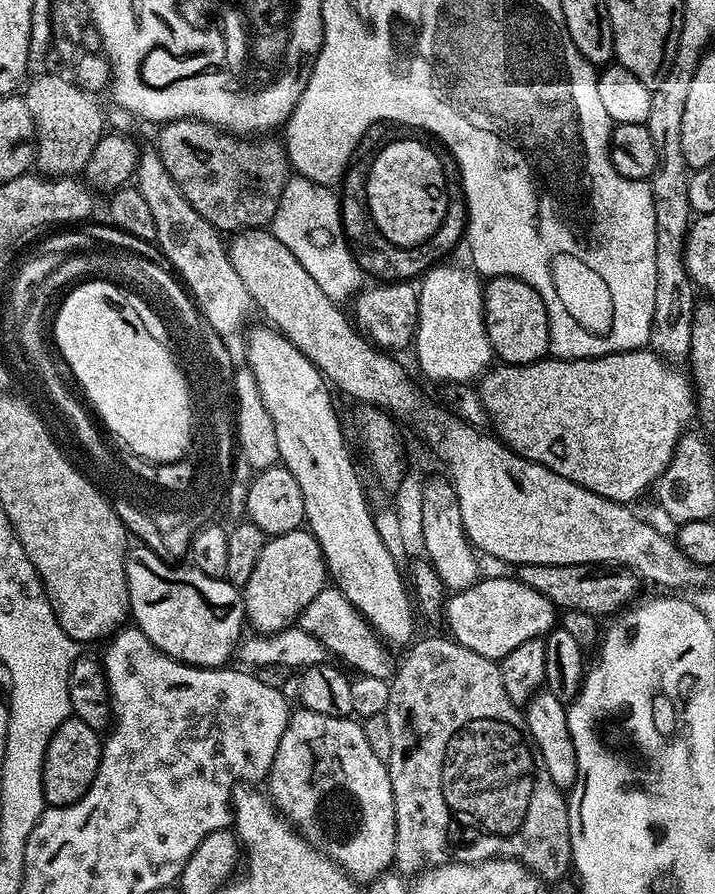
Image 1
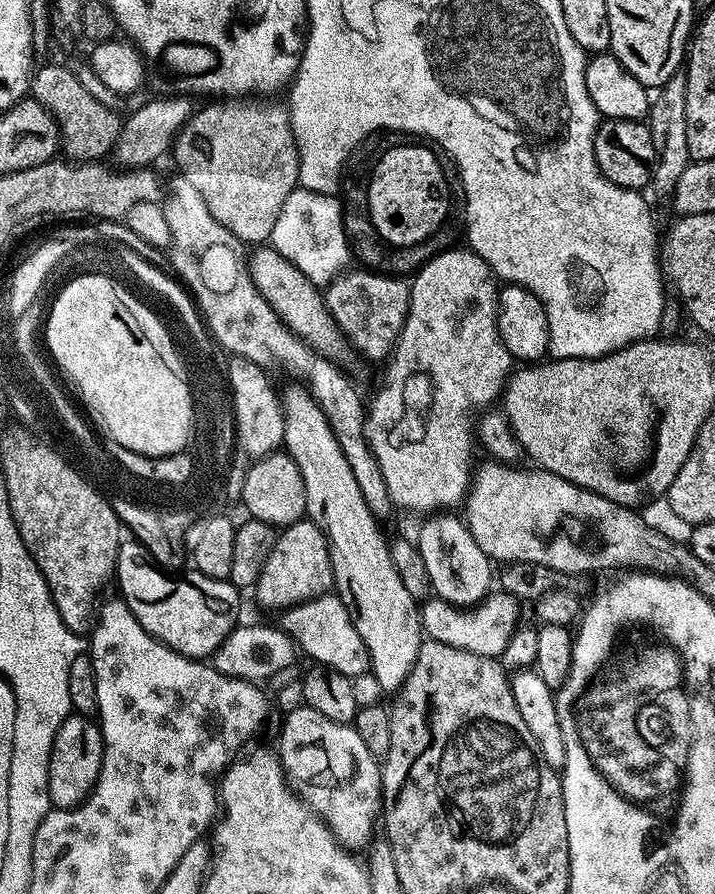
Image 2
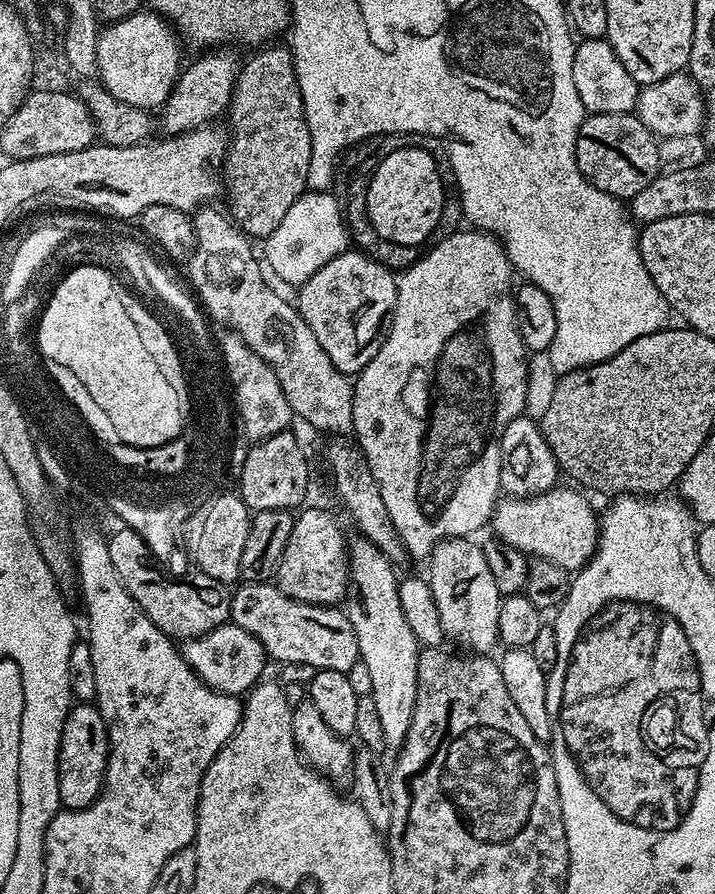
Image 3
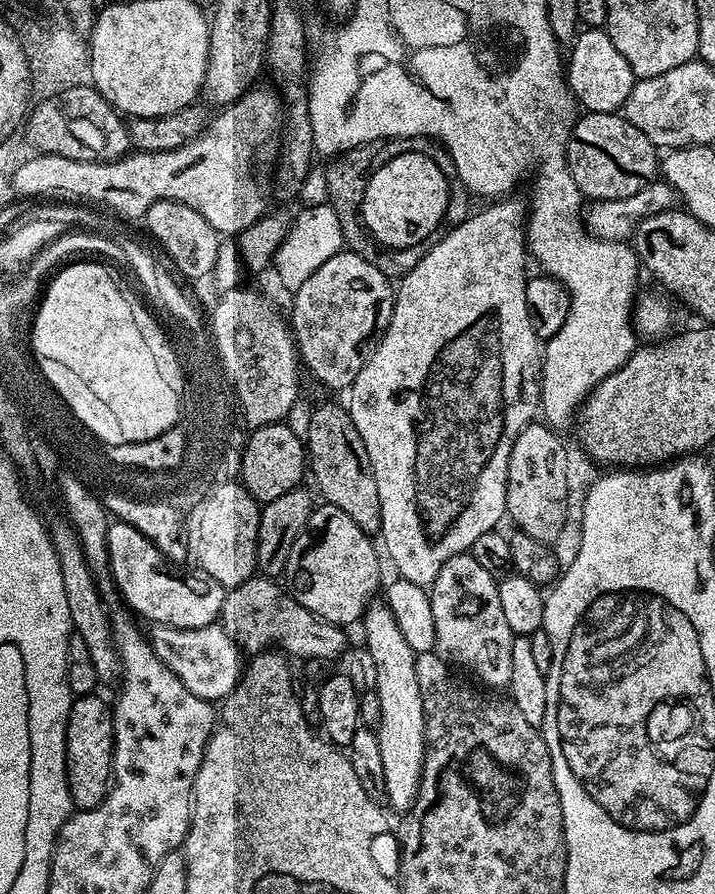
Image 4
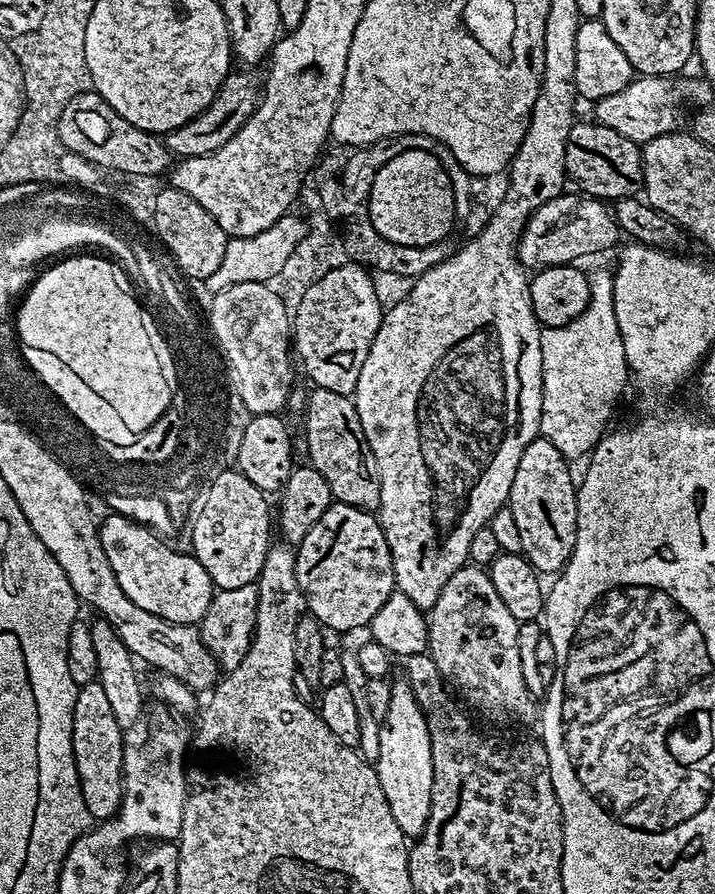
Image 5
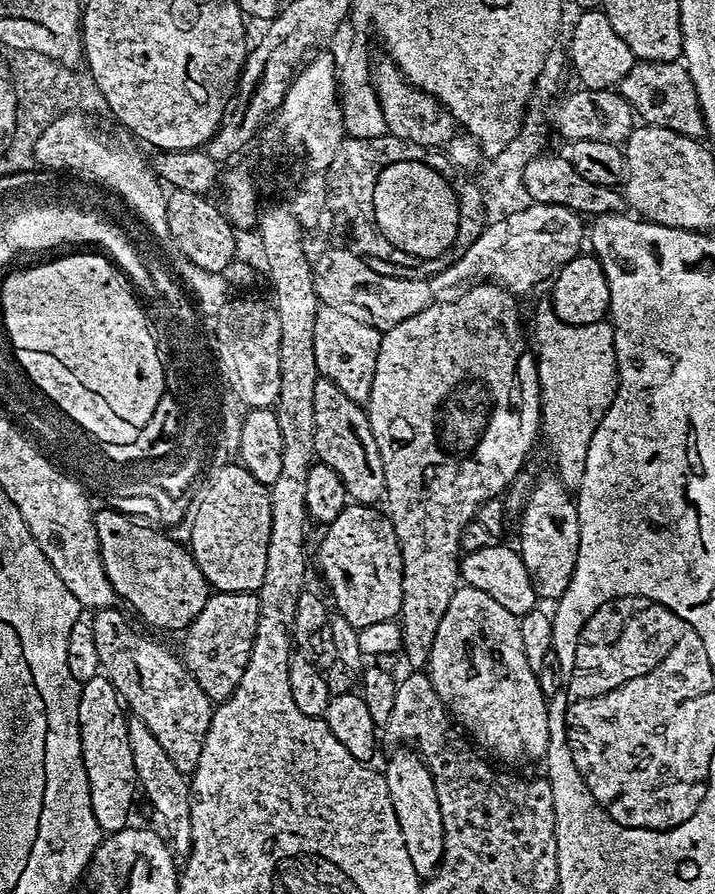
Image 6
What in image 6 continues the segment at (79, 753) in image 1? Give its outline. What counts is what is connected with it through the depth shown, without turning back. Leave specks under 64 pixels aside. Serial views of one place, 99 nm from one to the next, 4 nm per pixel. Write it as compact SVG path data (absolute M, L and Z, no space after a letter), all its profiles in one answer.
M101 674L90 678L80 686L80 701L78 702L78 730L80 731L80 745L82 746L82 762L86 766L86 778L90 786L90 806L94 810L94 818L98 822L101 833L117 832L129 827L132 816L132 803L138 796L134 759L130 752L127 734L128 718L122 705L116 687L108 681L107 676Z

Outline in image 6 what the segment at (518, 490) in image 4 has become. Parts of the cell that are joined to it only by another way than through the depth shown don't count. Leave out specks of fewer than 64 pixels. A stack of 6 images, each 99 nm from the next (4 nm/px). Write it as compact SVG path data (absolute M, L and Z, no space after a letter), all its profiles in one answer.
M549 474L537 488L535 485L531 489L519 516L518 551L522 562L526 562L526 570L530 570L530 578L536 587L537 597L541 601L558 601L562 594L566 594L566 586L570 586L570 578L578 562L580 523L573 493L564 487L559 476Z

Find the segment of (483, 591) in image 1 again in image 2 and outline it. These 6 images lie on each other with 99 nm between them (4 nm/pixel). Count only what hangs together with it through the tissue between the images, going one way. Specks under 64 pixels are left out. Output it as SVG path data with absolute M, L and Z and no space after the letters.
M499 590L489 591L480 604L467 608L448 604L439 598L428 598L420 608L420 623L427 639L437 640L446 646L470 650L474 654L500 658L506 650L506 642L510 642L513 630L521 621L520 608L521 601L508 592Z

